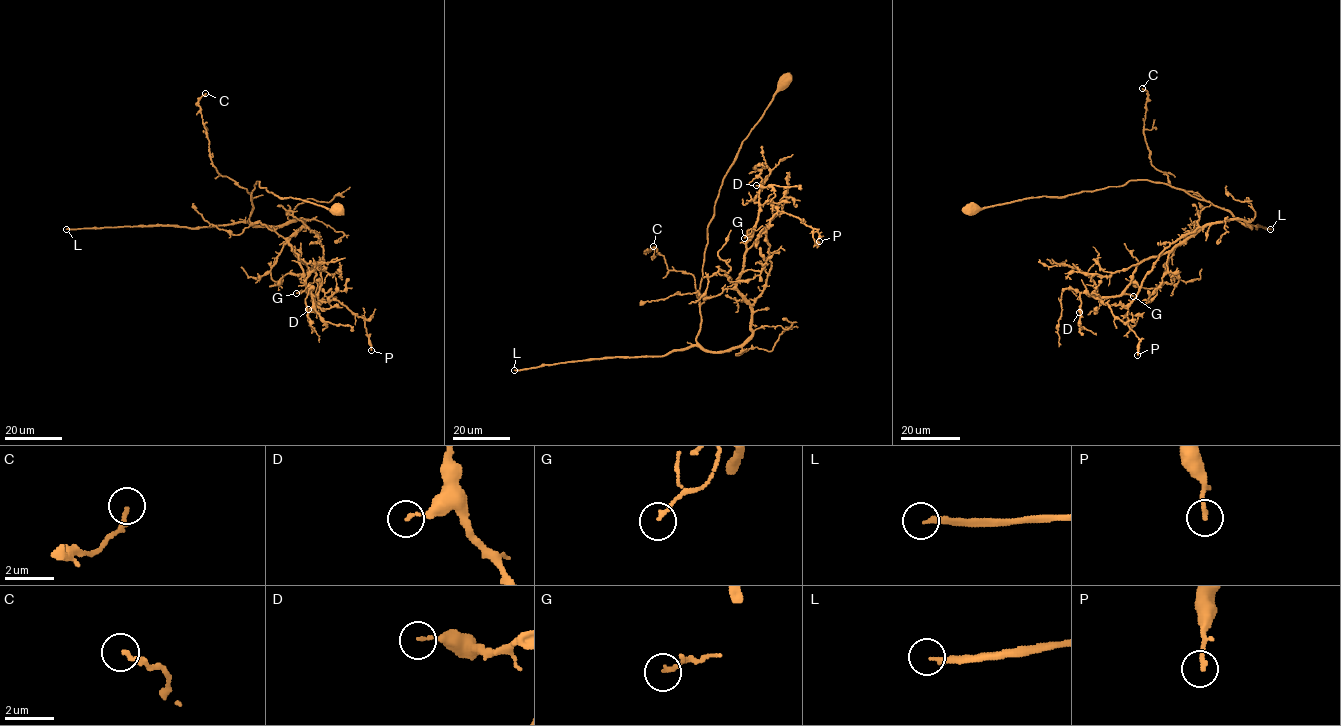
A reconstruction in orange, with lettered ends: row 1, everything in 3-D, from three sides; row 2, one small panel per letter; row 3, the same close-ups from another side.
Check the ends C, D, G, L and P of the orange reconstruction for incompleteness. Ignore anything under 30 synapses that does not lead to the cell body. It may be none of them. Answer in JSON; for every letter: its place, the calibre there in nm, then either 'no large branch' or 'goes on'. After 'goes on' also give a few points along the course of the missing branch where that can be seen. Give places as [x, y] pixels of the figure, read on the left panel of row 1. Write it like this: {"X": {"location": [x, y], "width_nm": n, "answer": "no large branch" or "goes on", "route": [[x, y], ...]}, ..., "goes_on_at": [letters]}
{"C": {"location": [205, 93], "width_nm": 200, "answer": "no large branch"}, "D": {"location": [308, 309], "width_nm": 160, "answer": "no large branch"}, "G": {"location": [296, 293], "width_nm": 160, "answer": "no large branch"}, "L": {"location": [66, 229], "width_nm": 220, "answer": "goes on"}, "P": {"location": [371, 350], "width_nm": 160, "answer": "no large branch"}, "goes_on_at": ["L"]}

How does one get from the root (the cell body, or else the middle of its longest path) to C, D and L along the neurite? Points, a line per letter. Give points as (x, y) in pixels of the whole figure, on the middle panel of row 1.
C: (782, 82), (723, 180), (707, 228), (700, 304), (694, 277), (669, 270), (655, 247), (646, 251), (653, 246)
D: (782, 82), (742, 142), (707, 228), (696, 340), (710, 351), (752, 335), (737, 278), (757, 219), (756, 185)
L: (782, 82), (742, 142), (715, 203), (707, 228), (696, 343), (664, 355), (590, 358), (514, 370)

